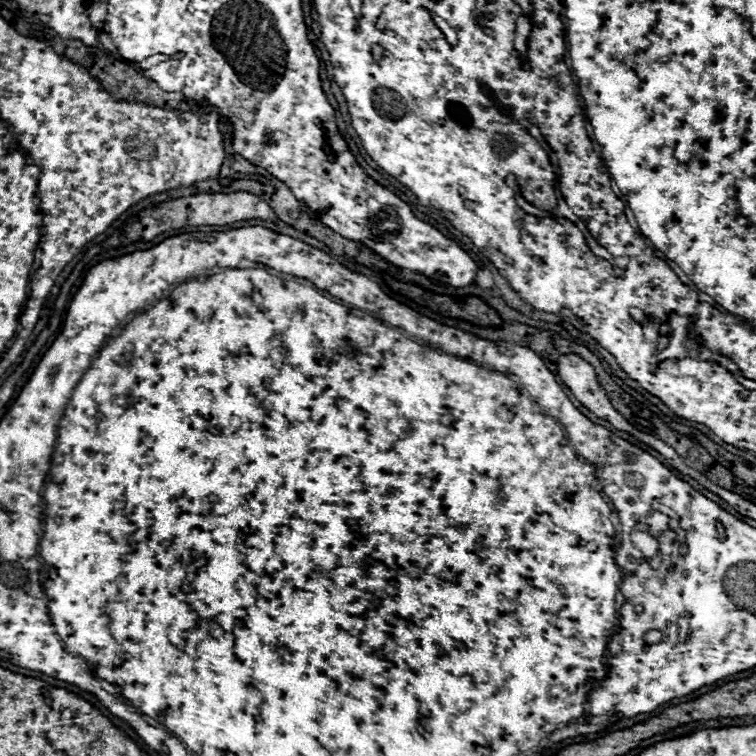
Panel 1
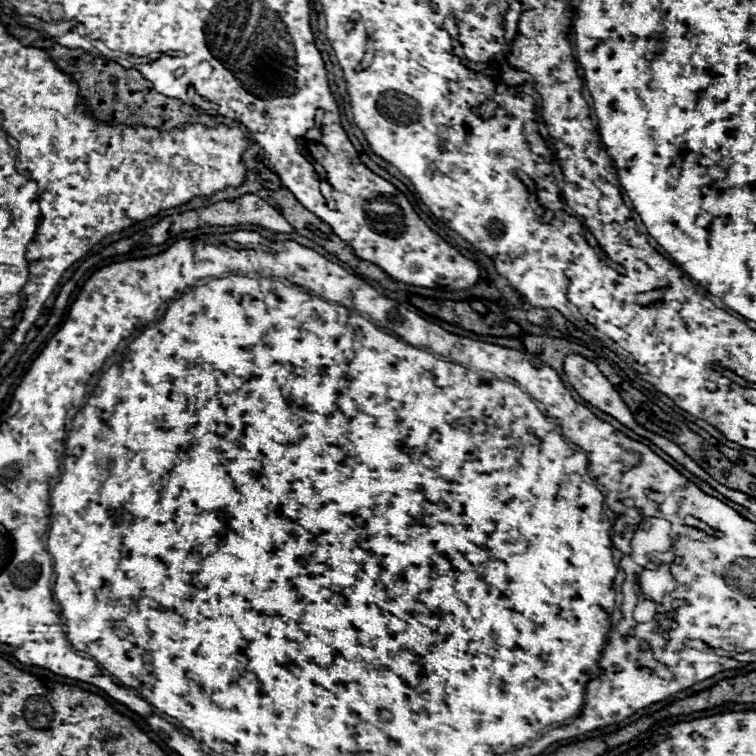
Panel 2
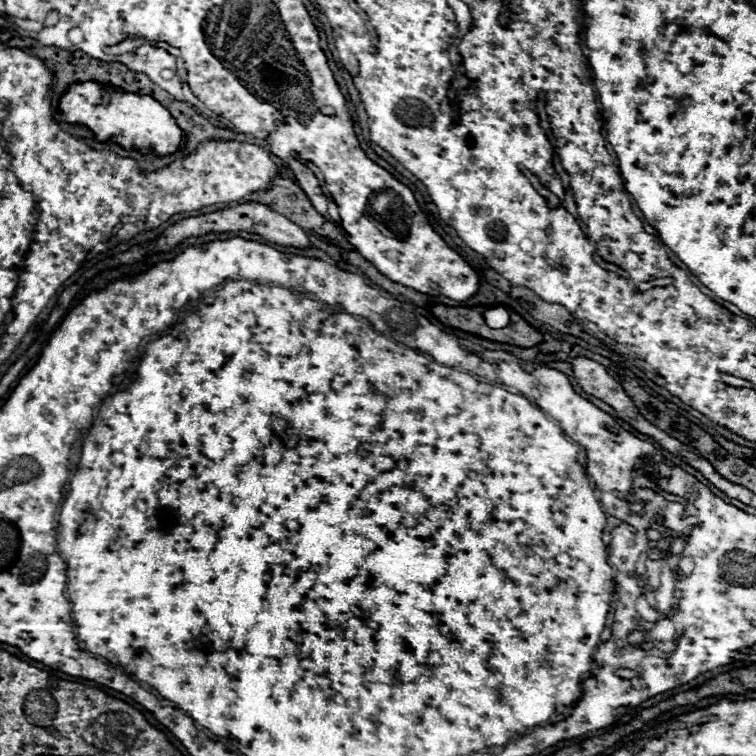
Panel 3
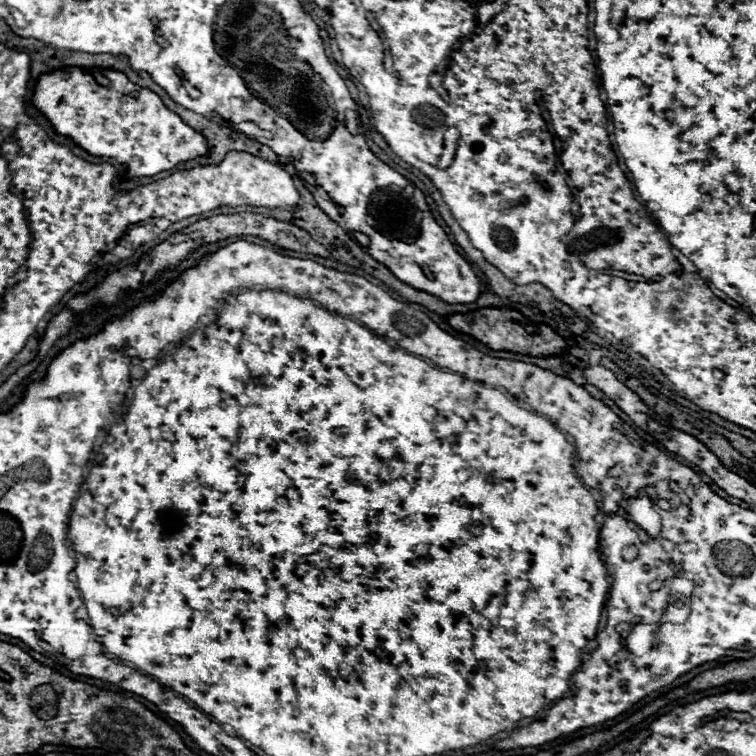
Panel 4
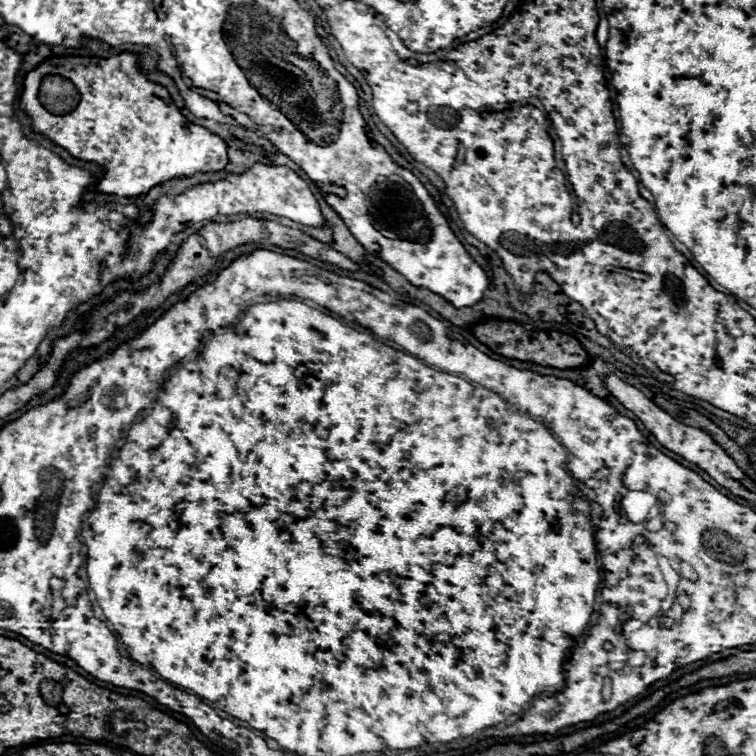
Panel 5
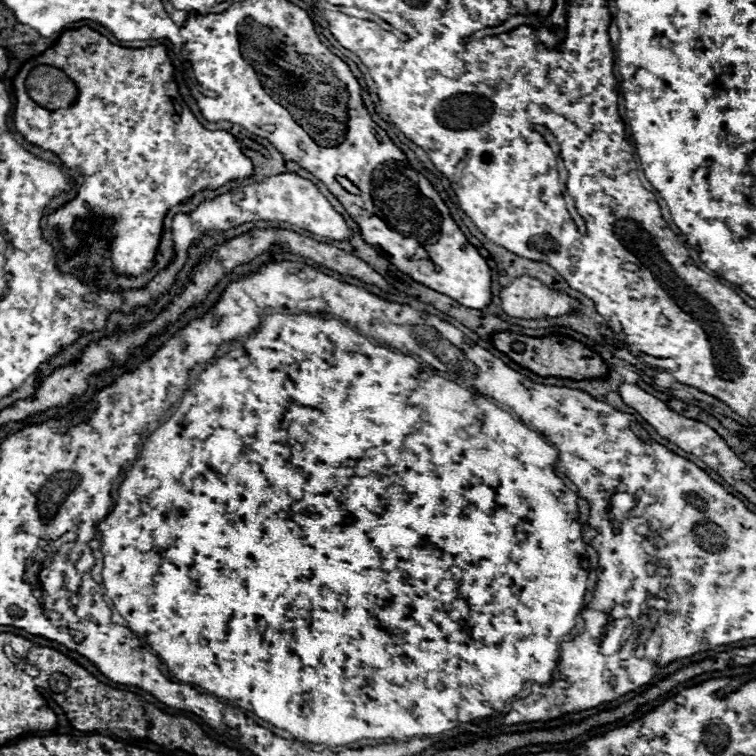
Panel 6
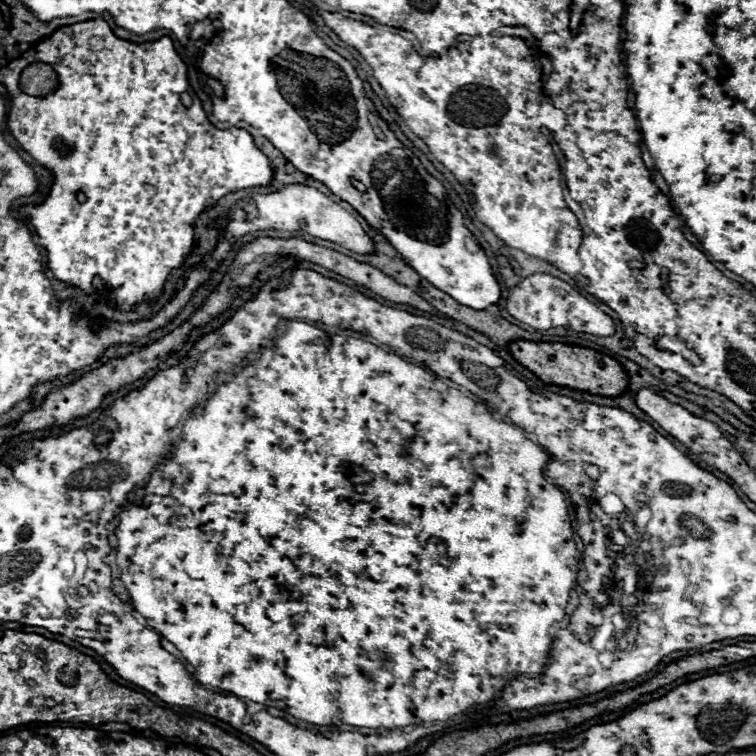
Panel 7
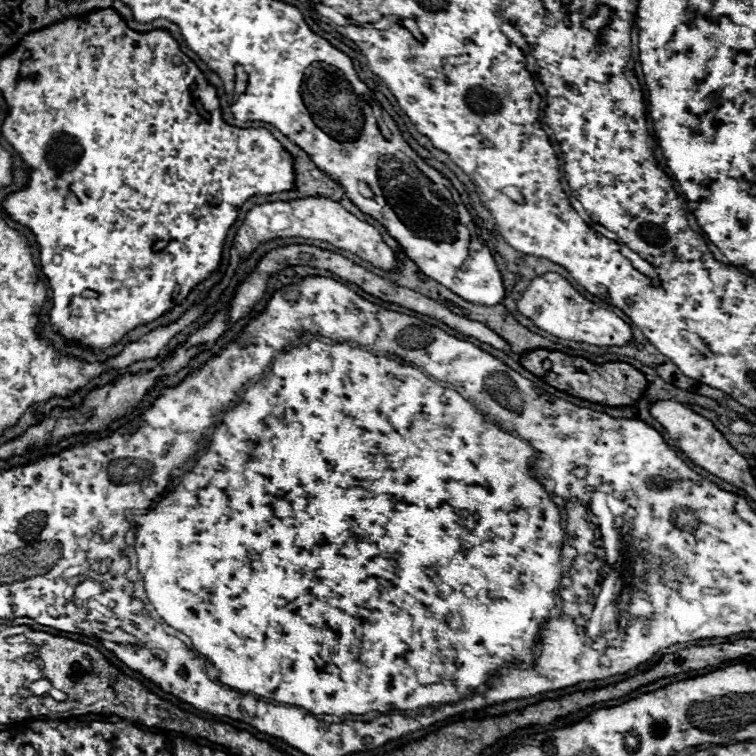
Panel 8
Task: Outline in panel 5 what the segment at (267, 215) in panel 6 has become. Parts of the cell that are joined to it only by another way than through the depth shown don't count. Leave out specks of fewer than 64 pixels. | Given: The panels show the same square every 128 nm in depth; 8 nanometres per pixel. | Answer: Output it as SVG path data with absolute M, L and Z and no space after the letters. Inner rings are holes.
M254 164L242 176L228 176L226 180L220 180L216 184L200 184L176 198L162 196L154 208L154 224L142 230L142 238L144 238L142 242L148 244L146 250L150 252L150 258L152 256L156 258L160 252L166 250L166 246L170 244L170 238L186 228L188 220L206 220L216 214L230 216L230 214L242 214L242 212L248 212L248 214L268 212L274 216L300 222L304 226L314 226L314 228L324 228L326 224L320 204L314 198L310 186L292 168ZM148 230L152 230L152 238L148 236Z

